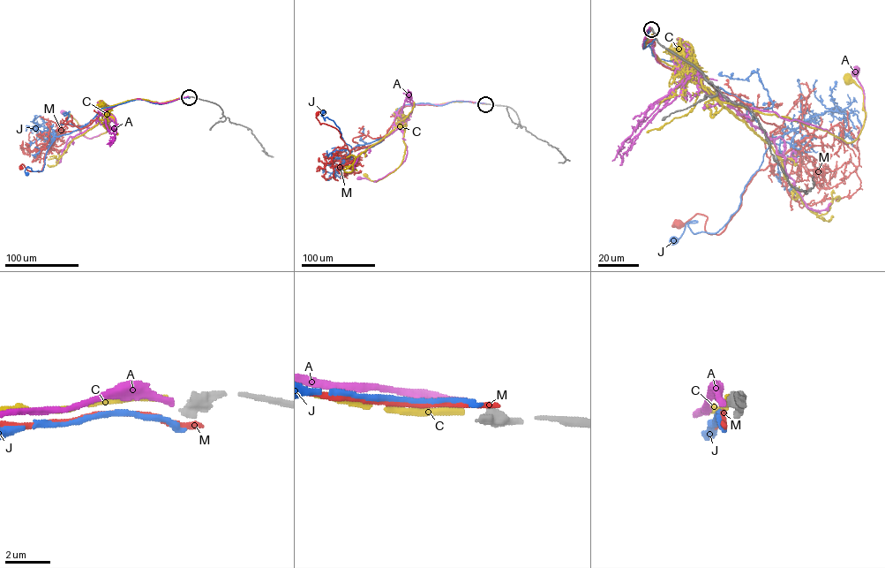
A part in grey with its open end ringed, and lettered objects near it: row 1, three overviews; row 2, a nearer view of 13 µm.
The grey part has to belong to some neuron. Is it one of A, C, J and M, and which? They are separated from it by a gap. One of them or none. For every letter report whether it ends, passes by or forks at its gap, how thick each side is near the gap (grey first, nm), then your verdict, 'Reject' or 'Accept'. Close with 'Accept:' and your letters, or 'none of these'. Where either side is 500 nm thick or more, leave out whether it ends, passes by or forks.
A: It ends there. Thickness 440 nm (grey) against 300 nm. Reject
C: It ends there. Thickness 440 nm (grey) against 300 nm. Accept
J: It ends there. Thickness 440 nm (grey) against 300 nm. Reject
M: It ends there. Thickness 440 nm (grey) against 320 nm. Reject
Accept: C

